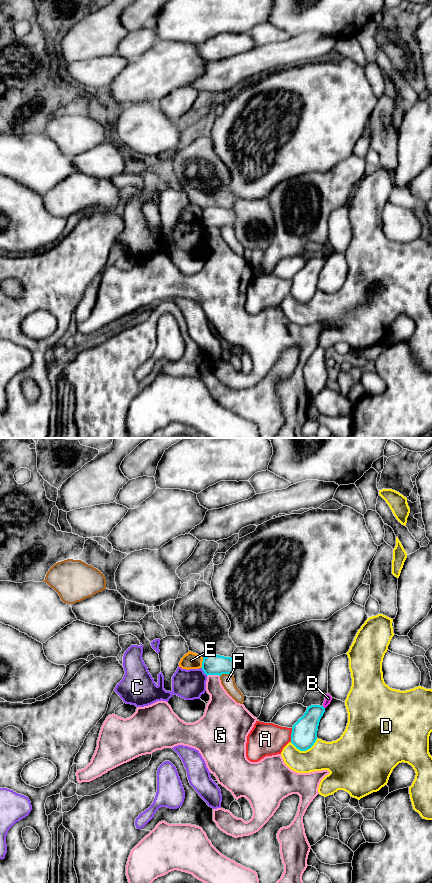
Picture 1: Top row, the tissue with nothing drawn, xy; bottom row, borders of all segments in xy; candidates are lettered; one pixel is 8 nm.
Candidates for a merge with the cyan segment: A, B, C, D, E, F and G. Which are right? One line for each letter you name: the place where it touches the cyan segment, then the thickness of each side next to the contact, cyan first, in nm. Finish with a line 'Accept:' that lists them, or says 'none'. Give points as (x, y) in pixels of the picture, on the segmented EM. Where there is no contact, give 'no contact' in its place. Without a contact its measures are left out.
Accept: none

